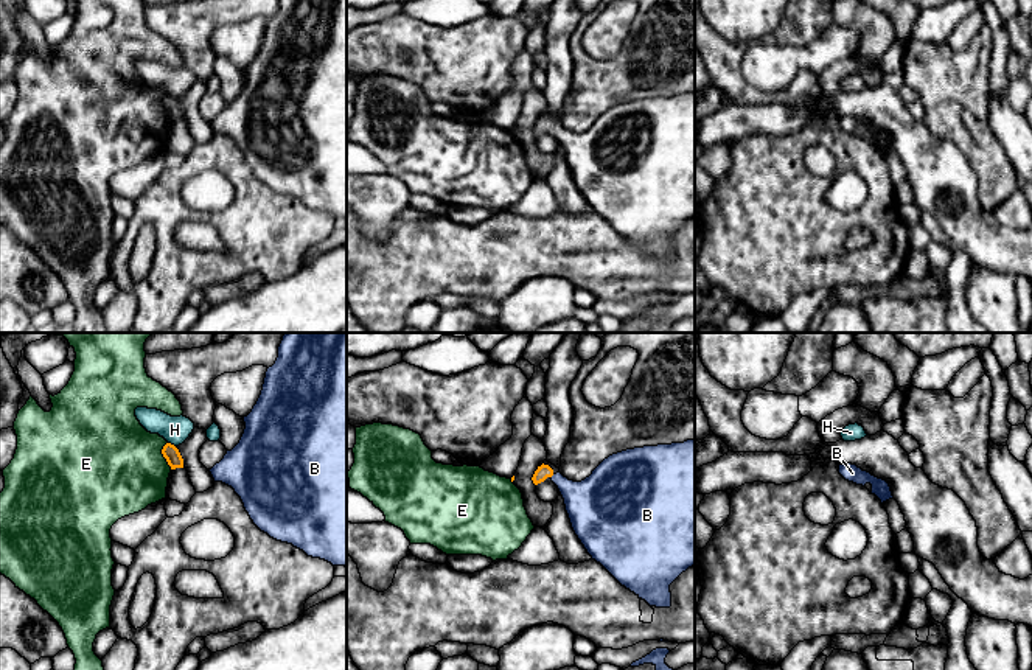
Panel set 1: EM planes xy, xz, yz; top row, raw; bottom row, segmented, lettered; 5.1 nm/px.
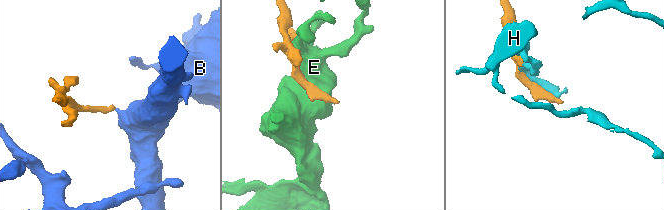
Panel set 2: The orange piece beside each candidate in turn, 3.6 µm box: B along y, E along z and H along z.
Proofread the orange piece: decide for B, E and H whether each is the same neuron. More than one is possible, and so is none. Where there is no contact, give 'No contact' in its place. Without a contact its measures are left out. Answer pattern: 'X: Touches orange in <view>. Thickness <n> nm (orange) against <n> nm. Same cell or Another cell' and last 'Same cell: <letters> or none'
B: No contact. Same cell
E: Touches orange in xy. Thickness 80 nm (orange) against 500 nm. Another cell
H: Touches orange in xy. Thickness 80 nm (orange) against 140 nm. Another cell
Same cell: B

